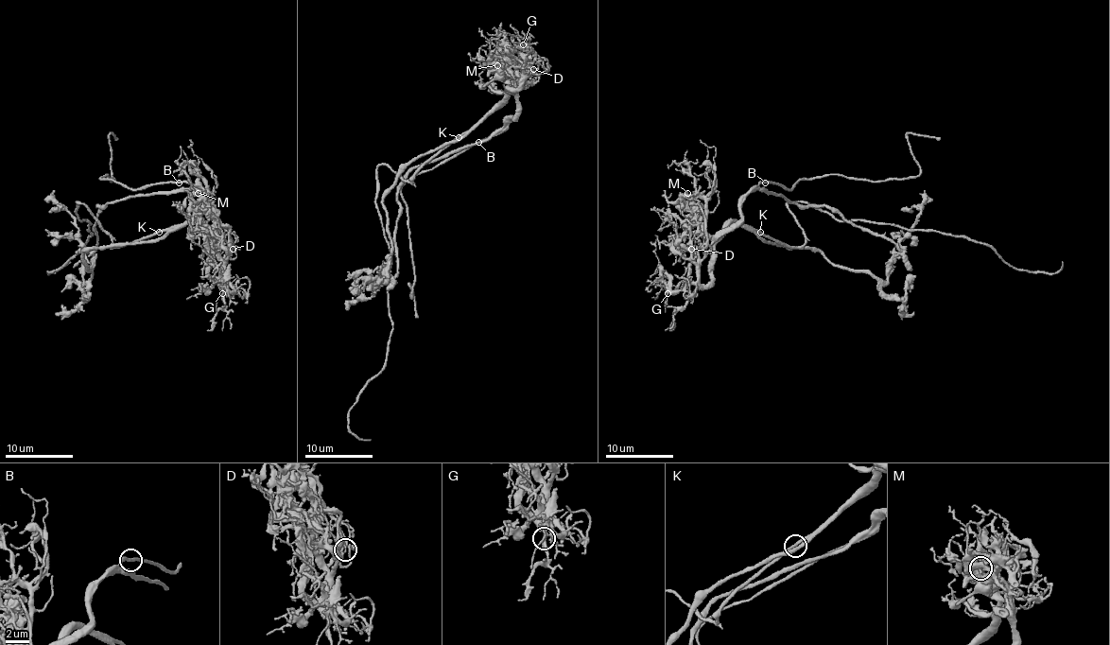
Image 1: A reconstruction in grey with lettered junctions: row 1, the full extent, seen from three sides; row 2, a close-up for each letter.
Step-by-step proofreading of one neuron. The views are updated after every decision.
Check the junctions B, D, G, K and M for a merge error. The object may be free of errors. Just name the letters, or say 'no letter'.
D

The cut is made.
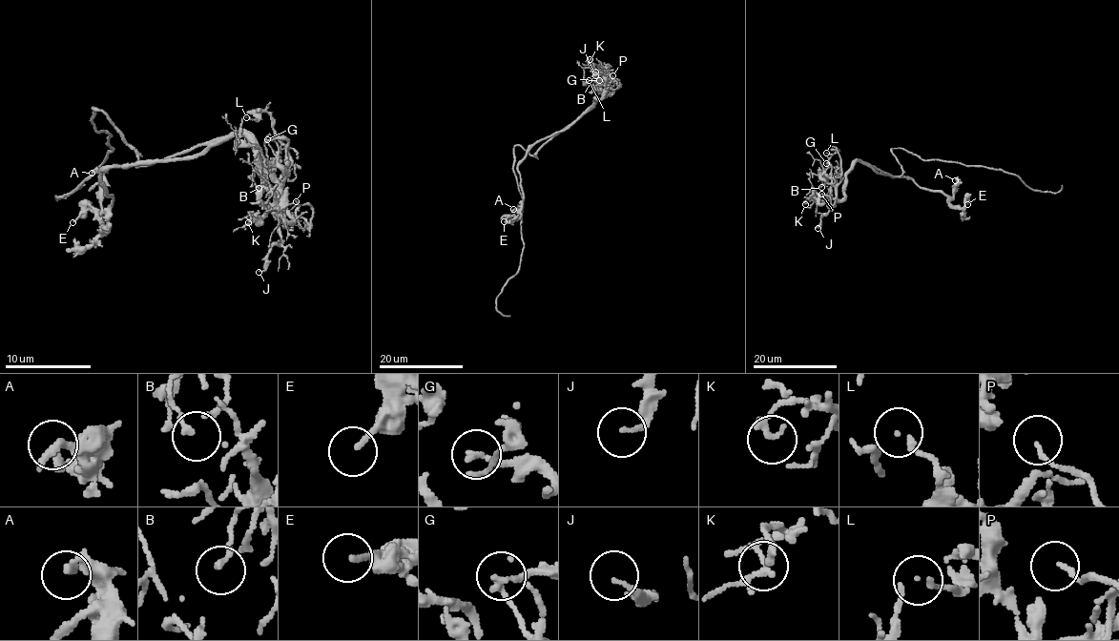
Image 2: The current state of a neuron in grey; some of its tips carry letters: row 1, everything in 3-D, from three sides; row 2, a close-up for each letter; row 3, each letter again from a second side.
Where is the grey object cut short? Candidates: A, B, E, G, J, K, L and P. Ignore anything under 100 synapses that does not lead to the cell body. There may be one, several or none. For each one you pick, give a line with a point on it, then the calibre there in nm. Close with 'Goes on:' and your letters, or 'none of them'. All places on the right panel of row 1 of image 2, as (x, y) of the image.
Goes on: none of them

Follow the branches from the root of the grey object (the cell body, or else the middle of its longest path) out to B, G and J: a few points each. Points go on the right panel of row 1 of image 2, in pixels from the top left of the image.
B: (896, 160), (902, 170), (900, 175), (857, 161), (840, 198), (833, 179), (825, 177), (821, 187)
G: (896, 160), (902, 170), (900, 175), (857, 161), (840, 198), (826, 163)
J: (896, 160), (902, 170), (900, 175), (857, 161), (846, 175), (845, 196), (821, 216), (821, 226), (818, 228)

